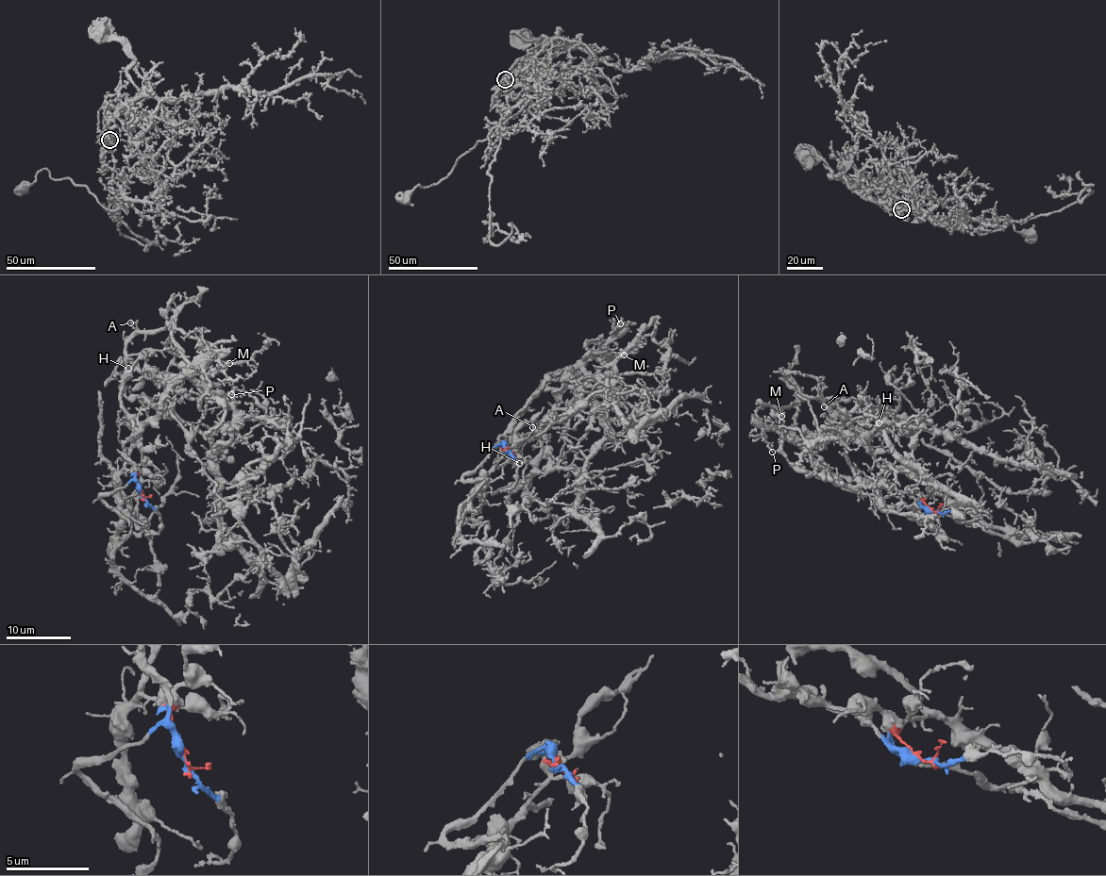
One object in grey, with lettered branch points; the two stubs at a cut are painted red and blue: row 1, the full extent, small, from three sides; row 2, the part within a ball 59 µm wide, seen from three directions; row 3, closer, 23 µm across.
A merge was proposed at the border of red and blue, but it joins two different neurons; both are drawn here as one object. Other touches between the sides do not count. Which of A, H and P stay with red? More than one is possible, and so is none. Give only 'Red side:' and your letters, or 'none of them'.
Red side: A, H

